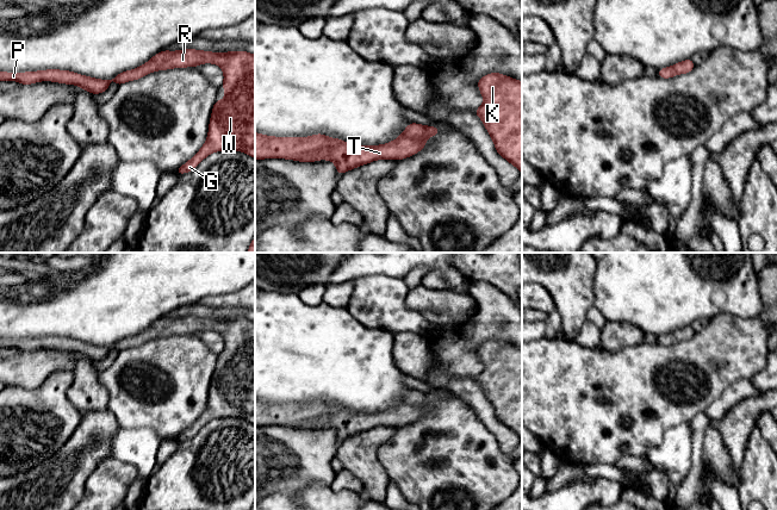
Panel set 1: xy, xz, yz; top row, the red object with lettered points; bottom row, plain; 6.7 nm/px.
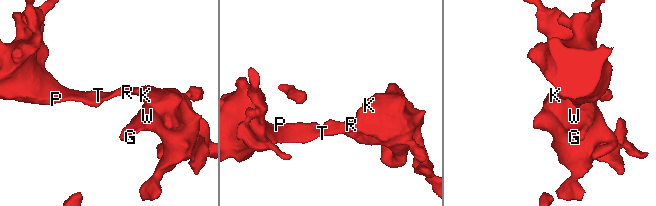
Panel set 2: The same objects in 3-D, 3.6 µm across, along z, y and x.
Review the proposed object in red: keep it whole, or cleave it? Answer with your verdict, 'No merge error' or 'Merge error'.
No merge error

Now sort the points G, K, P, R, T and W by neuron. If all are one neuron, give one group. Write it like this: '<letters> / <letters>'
G K P R T W

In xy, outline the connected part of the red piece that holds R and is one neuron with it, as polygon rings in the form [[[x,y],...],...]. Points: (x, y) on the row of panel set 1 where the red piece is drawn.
[[[203,50],[161,51],[145,64],[118,74],[112,80],[99,80],[68,70],[39,70],[27,73],[0,71],[0,81],[30,85],[54,81],[76,85],[92,94],[105,92],[114,81],[118,86],[138,80],[149,73],[172,68],[197,67],[213,63],[224,73],[224,100],[216,100],[210,118],[209,135],[201,149],[176,174],[192,172],[215,151],[243,151],[255,158],[255,55],[247,51],[210,52]]]

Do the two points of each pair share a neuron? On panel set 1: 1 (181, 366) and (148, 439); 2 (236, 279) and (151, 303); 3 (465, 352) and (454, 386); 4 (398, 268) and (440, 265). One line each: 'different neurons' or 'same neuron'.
1: different neurons
2: same neuron
3: different neurons
4: same neuron

